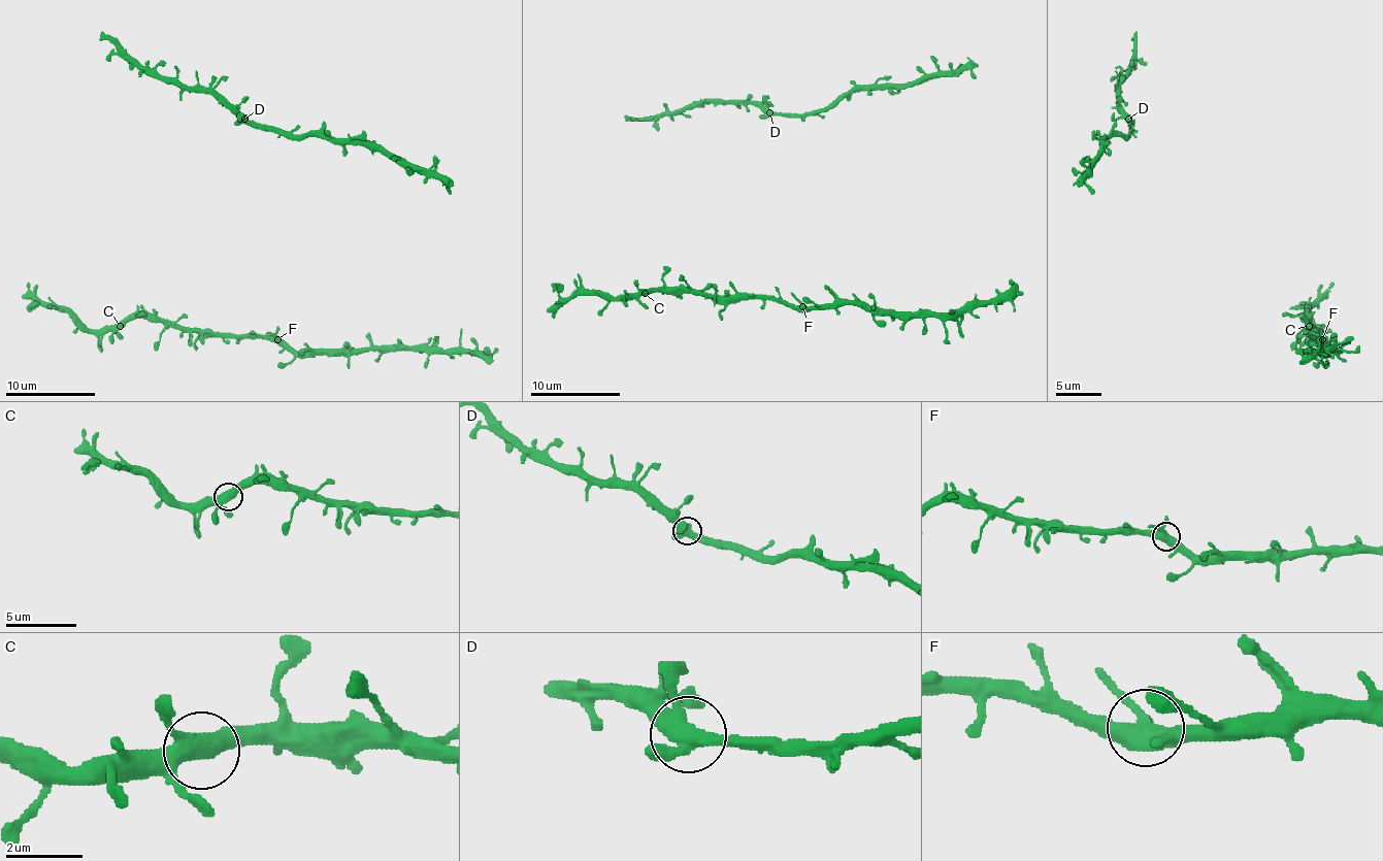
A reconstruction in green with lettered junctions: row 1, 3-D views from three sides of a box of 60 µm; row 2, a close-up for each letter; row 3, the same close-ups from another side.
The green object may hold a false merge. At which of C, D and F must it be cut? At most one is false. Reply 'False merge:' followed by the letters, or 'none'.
False merge: none

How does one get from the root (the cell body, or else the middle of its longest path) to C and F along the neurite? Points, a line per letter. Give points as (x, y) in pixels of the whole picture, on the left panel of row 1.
C: (142, 312), (120, 326)
F: (142, 312), (138, 315), (167, 319), (185, 328), (277, 339)

